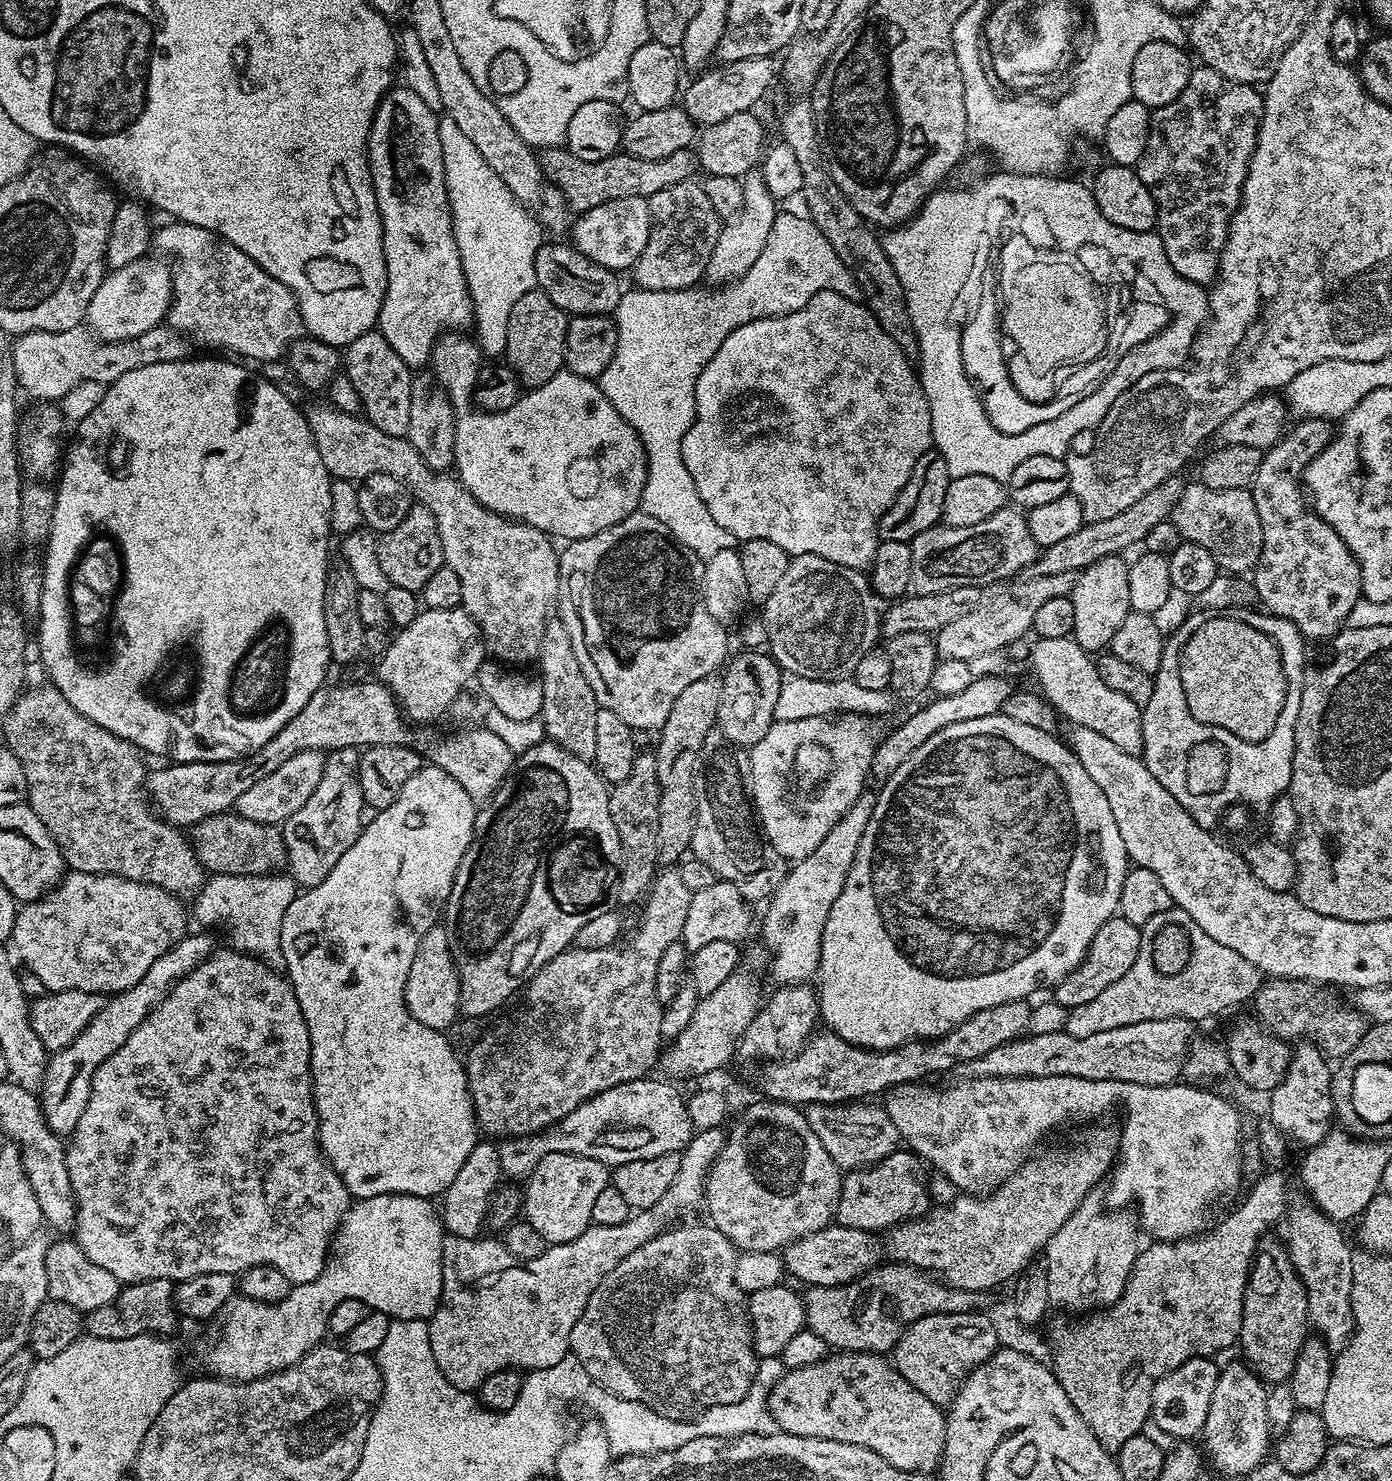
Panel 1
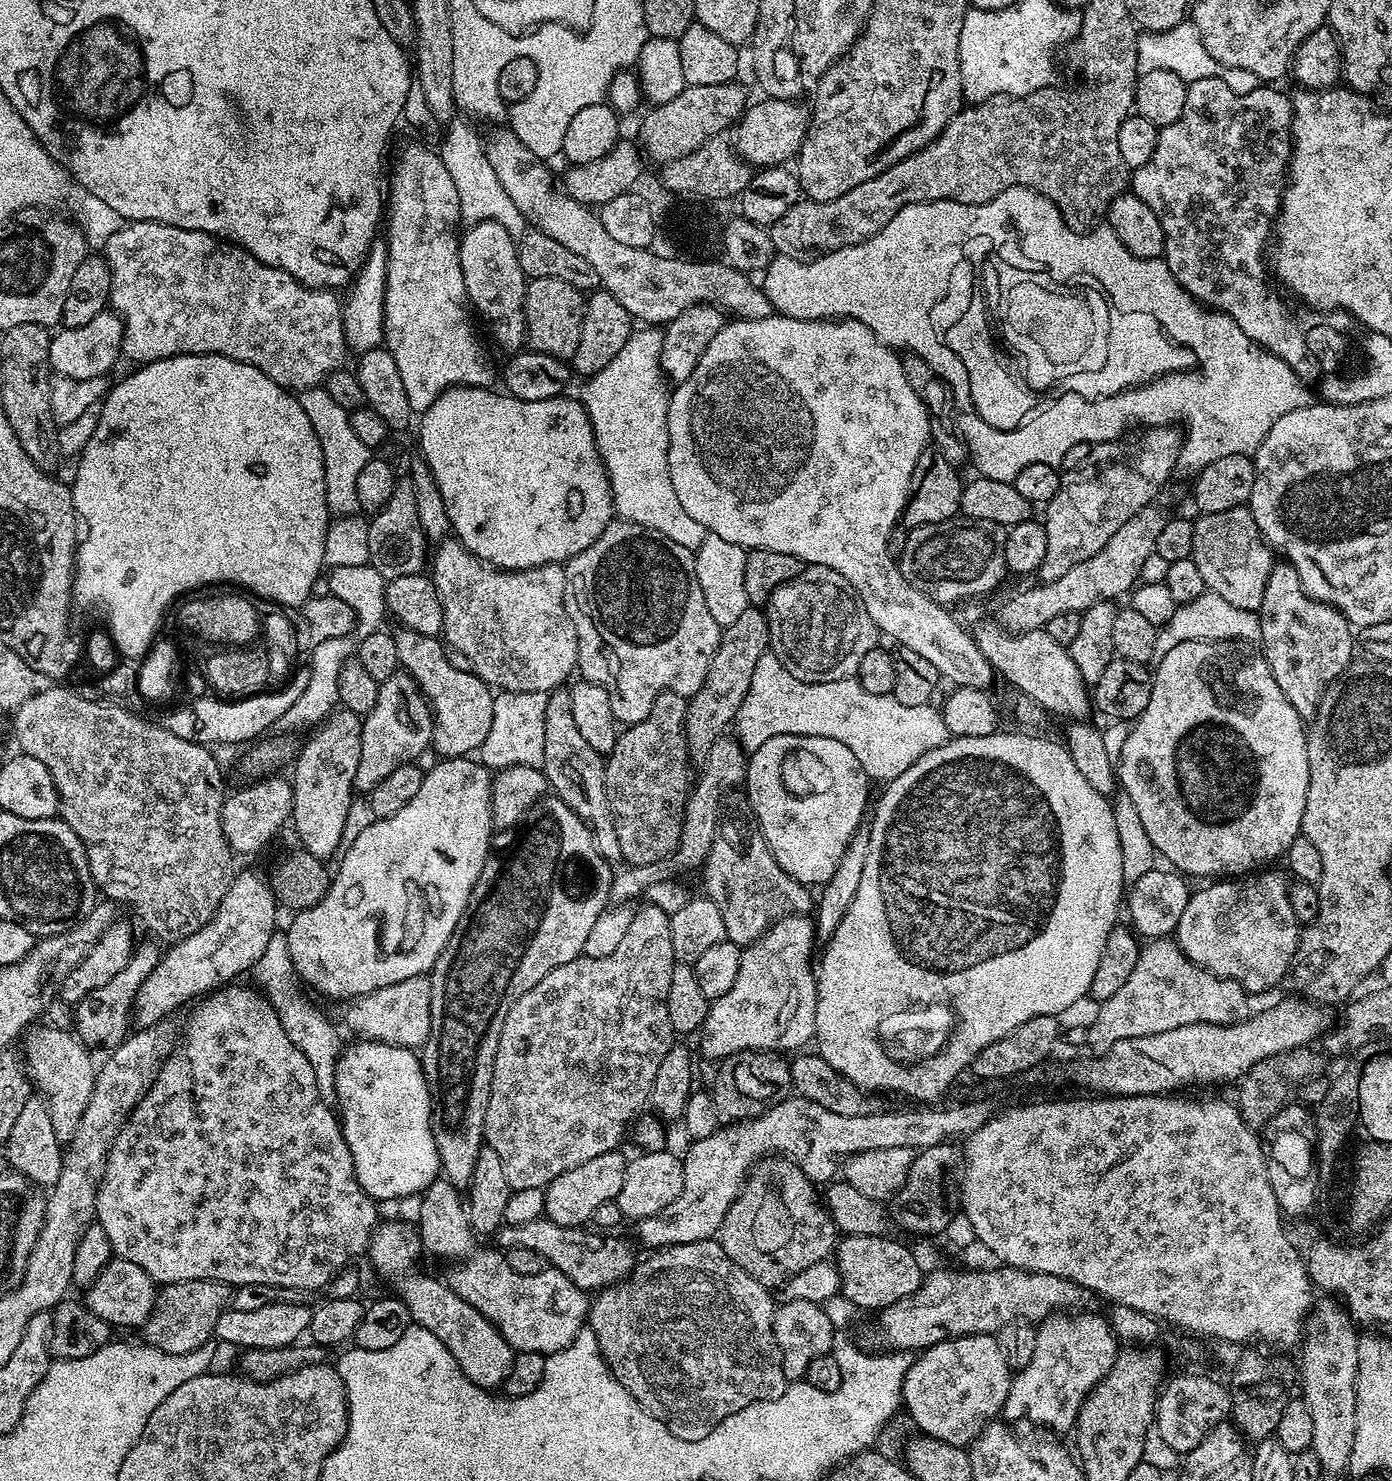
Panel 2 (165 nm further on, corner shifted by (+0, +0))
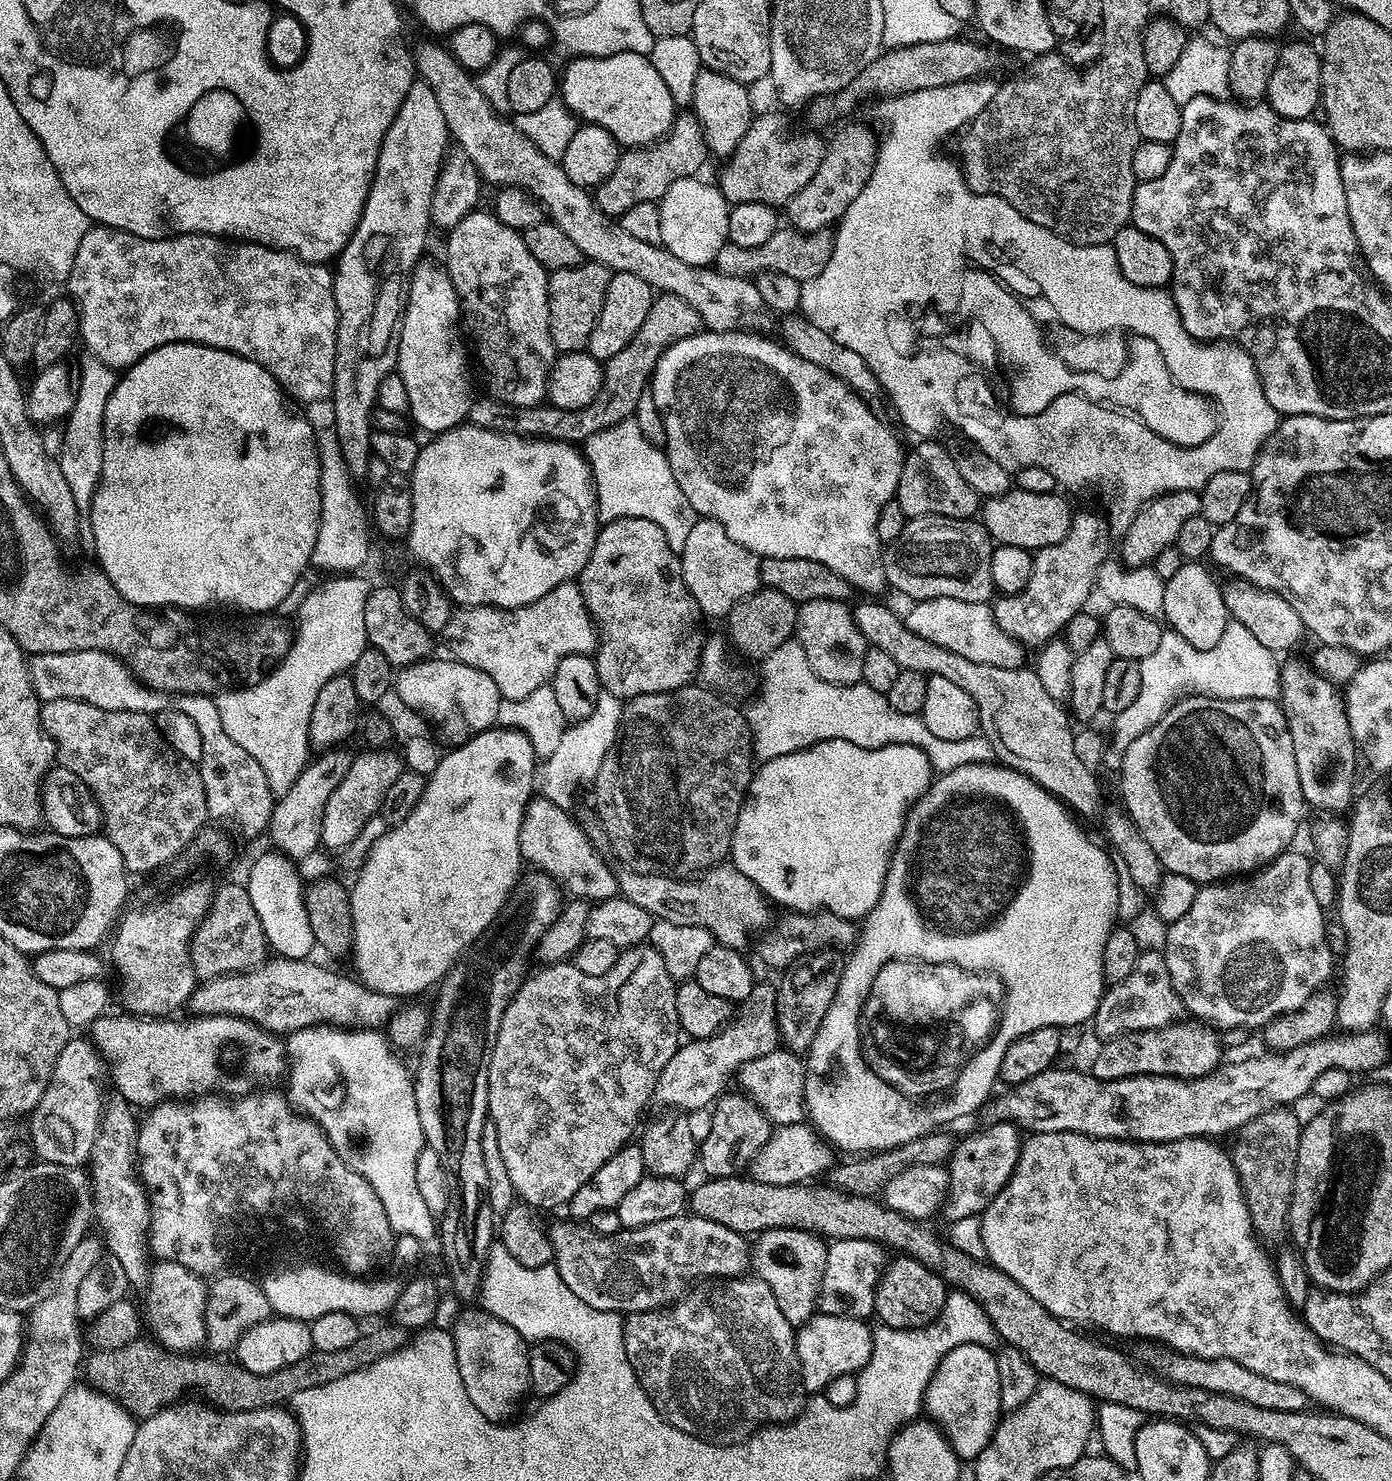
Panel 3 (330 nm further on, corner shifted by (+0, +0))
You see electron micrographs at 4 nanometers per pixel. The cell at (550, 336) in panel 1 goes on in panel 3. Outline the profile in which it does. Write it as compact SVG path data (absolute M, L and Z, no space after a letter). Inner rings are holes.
M581 262L578 266L563 268L549 275L550 338L557 353L583 352L587 349L590 330L594 330L594 322L598 322L611 277L609 268L591 262Z

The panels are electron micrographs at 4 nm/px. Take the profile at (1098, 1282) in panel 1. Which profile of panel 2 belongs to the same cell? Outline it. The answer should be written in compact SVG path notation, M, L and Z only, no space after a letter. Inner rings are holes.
M1088 1314L1047 1316L1039 1321L1036 1334L1034 1358L1013 1375L1003 1415L1009 1416L1009 1421L1029 1416L1034 1423L1048 1428L1075 1429L1084 1400L1114 1366L1118 1341L1107 1323L1099 1324Z

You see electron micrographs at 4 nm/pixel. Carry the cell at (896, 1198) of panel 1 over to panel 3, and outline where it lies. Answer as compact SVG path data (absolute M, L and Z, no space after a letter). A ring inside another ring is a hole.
M992 1122L989 1125L988 1132L976 1132L961 1144L959 1141L946 1161L950 1173L950 1195L942 1209L945 1221L979 1216L1012 1177L1020 1157L1021 1129L1007 1122Z

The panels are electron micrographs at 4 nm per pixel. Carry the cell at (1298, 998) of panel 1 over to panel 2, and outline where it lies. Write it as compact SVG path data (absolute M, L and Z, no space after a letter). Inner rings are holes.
M1305 1046L1267 1056L1262 1058L1262 1062L1250 1066L1250 1070L1245 1076L1240 1077L1238 1081L1240 1093L1234 1097L1234 1100L1242 1118L1253 1130L1263 1129L1275 1116L1288 1108L1290 1104L1288 1099L1299 1093L1302 1084L1312 1077L1325 1075L1326 1069L1324 1069L1323 1060L1325 1057L1319 1051L1316 1053L1314 1049L1315 1047Z

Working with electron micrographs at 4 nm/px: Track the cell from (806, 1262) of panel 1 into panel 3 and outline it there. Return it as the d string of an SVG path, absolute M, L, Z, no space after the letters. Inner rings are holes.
M897 1257L896 1261L889 1261L881 1273L880 1281L875 1290L874 1314L878 1320L892 1329L918 1329L924 1328L930 1321L940 1316L941 1310L948 1297L948 1285L940 1276L934 1275L928 1267L924 1267L916 1259Z

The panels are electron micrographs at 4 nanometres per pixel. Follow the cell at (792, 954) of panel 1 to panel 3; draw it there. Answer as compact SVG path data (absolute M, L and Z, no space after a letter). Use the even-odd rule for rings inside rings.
M753 983L750 995L742 1001L730 1022L725 1024L719 1032L715 1032L713 1036L705 1040L689 1039L687 1042L681 1043L680 1047L676 1049L674 1058L670 1058L670 1062L666 1062L666 1066L662 1069L662 1074L656 1083L655 1099L661 1100L664 1106L672 1110L707 1108L720 1099L722 1093L729 1087L728 1079L731 1076L733 1079L744 1064L754 1062L754 1058L762 1058L762 1054L777 1051L778 1045L781 1043L780 1027L776 1024L777 989L775 983Z

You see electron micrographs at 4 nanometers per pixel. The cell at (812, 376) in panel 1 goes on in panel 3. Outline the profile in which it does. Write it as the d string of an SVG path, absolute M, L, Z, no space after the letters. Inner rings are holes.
M697 331L690 338L682 338L665 350L652 372L650 388L656 397L656 403L664 407L662 415L666 426L666 442L663 447L668 454L670 470L674 470L674 482L678 482L682 494L686 494L686 502L694 506L697 517L718 521L722 530L726 530L726 534L730 534L730 538L734 538L738 546L746 546L746 550L757 556L806 558L810 562L822 562L822 566L846 578L853 589L860 591L861 588L864 592L885 591L888 579L884 573L884 553L878 538L878 518L887 504L895 501L898 478L902 478L906 448L900 445L895 430L864 405L865 397L849 388L839 377L794 354L775 339L767 340L764 336L755 336L752 332L744 331Z

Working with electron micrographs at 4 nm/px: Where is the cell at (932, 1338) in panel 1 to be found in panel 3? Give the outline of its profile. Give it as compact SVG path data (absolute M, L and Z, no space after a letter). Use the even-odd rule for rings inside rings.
M987 1344L954 1346L924 1391L923 1411L927 1419L943 1433L944 1439L961 1461L972 1462L992 1443L996 1425L1002 1419L996 1352Z

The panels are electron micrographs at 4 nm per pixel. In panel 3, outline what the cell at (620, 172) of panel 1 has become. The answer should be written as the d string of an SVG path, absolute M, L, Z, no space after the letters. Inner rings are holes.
M772 112L766 113L765 116L757 115L746 130L746 134L738 142L736 149L729 153L723 161L724 169L720 172L718 187L720 193L728 200L729 205L742 202L762 202L772 207L787 205L788 200L799 190L802 190L817 173L818 166L824 157L825 141L820 140L817 133L809 133L792 136L786 132L778 115Z

